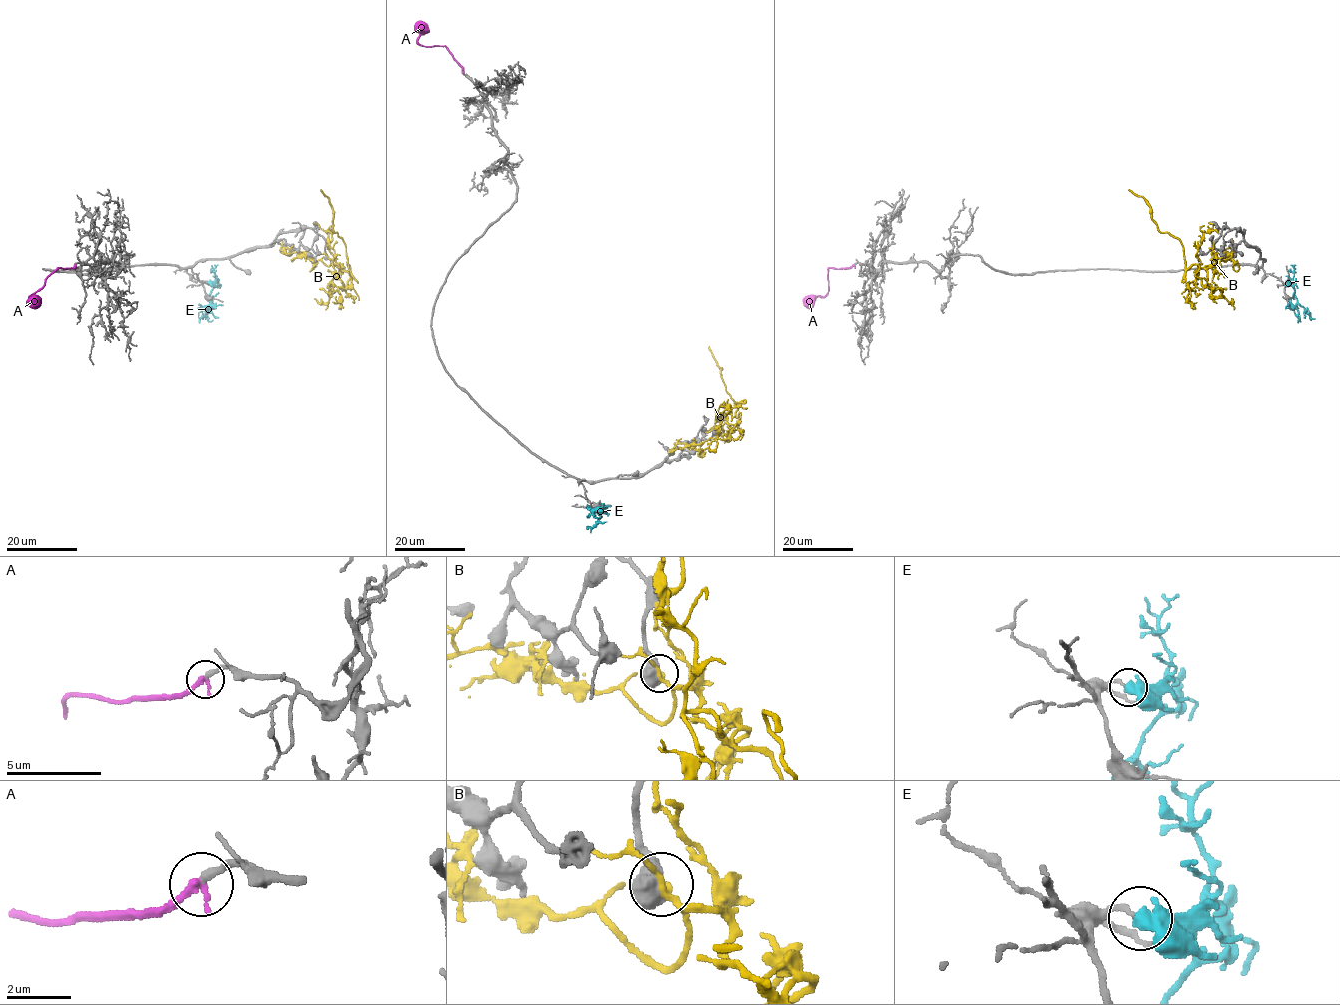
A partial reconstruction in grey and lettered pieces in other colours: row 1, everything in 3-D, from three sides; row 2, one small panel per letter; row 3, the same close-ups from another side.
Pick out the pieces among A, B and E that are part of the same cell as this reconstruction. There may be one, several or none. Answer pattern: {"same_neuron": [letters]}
{"same_neuron": ["A"]}

